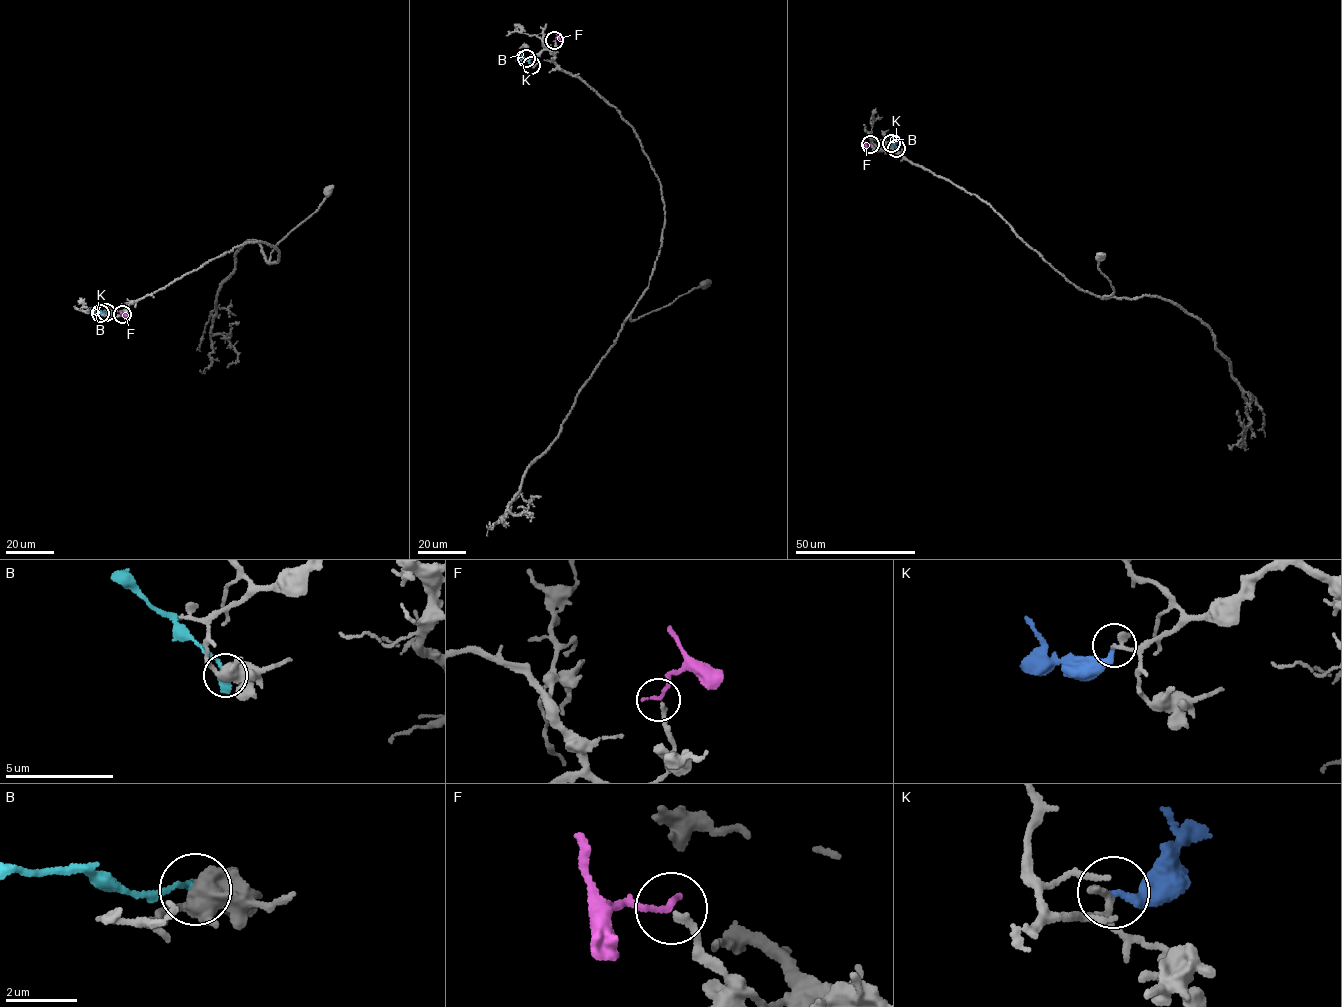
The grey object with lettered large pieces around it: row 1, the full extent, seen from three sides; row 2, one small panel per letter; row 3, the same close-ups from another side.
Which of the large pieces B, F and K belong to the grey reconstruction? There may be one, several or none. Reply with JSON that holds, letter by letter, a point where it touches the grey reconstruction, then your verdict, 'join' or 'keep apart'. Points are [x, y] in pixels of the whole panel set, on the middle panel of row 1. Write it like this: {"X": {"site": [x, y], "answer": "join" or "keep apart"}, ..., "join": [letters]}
{"B": {"site": [531, 65], "answer": "keep apart"}, "F": {"site": [554, 40], "answer": "join"}, "K": {"site": [526, 58], "answer": "keep apart"}, "join": ["F"]}

